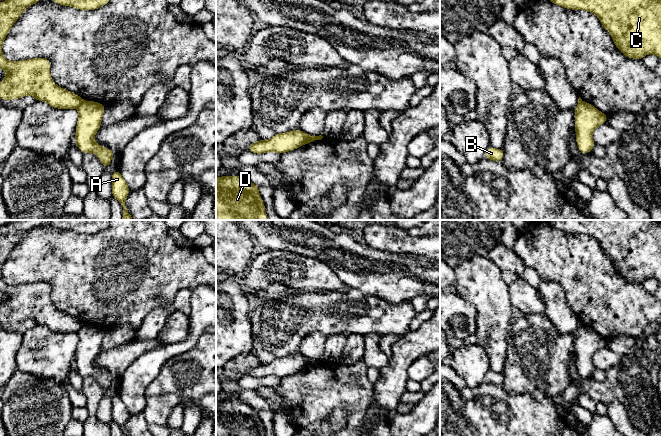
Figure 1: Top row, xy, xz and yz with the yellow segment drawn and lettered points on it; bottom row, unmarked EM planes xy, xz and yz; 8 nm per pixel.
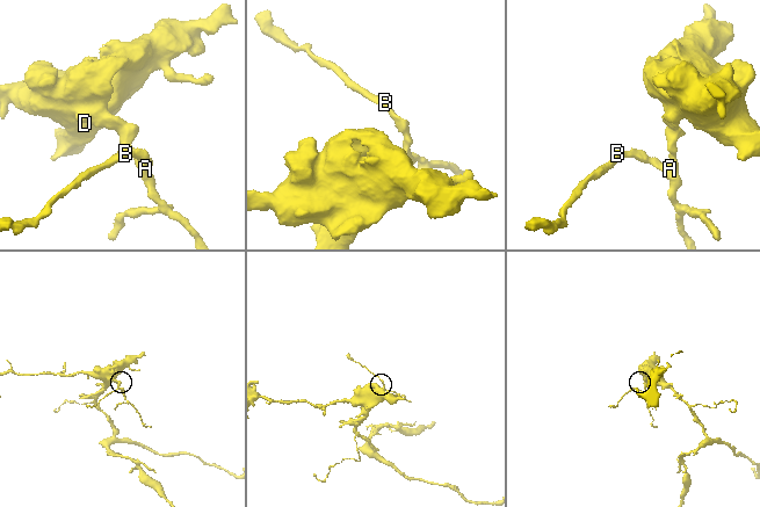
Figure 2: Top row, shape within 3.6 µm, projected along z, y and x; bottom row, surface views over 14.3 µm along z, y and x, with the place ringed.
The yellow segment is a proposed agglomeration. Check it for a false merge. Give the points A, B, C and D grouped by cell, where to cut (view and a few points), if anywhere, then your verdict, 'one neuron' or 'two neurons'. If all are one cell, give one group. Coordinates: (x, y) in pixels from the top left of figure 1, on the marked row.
groups A B / C D; cut xz (308, 135), (301, 145); two neurons

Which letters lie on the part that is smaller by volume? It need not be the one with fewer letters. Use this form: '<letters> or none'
A, B

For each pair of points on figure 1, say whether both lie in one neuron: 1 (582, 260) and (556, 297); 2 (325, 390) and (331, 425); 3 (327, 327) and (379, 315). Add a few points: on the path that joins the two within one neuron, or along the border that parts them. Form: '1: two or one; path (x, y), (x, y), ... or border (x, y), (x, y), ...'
1: two; border (541, 278), (560, 286), (572, 310)
2: two; border (330, 415), (323, 421), (308, 425)
3: one; path (340, 321), (358, 320), (366, 317)

